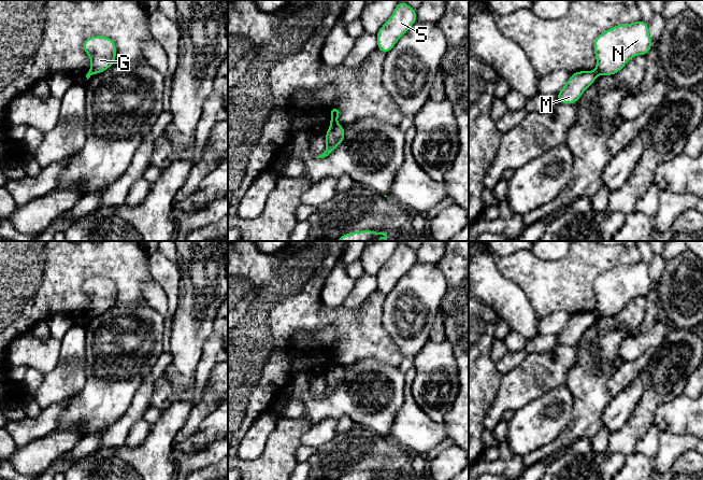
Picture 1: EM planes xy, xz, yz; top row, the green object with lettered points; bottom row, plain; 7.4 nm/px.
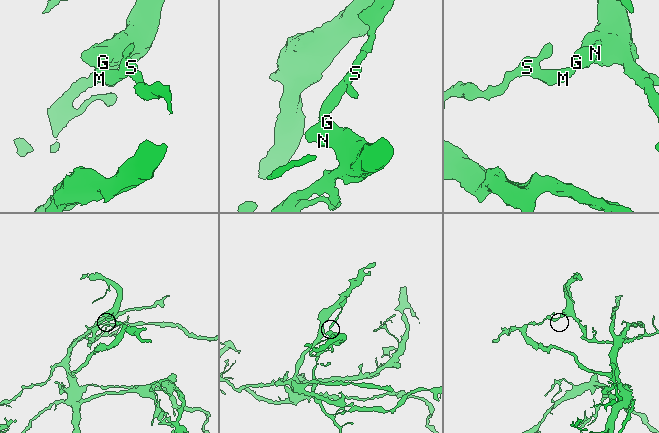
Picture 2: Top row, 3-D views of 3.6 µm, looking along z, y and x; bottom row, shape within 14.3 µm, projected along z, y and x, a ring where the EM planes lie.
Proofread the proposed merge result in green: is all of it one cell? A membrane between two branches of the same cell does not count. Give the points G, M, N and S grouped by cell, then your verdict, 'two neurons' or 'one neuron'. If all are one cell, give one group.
groups G N / M S; two neurons

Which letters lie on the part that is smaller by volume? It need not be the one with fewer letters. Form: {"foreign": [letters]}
{"foreign": ["G", "N"]}

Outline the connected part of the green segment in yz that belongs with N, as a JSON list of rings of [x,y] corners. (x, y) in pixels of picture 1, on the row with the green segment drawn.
[[[643,20],[609,28],[593,41],[597,74],[618,73],[634,56],[647,55],[651,43],[648,24]]]

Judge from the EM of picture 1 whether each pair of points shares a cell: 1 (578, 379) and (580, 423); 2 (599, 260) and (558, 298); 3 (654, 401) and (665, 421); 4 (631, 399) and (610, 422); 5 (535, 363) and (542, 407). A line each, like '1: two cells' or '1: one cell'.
1: one cell
2: one cell
3: two cells
4: one cell
5: two cells

